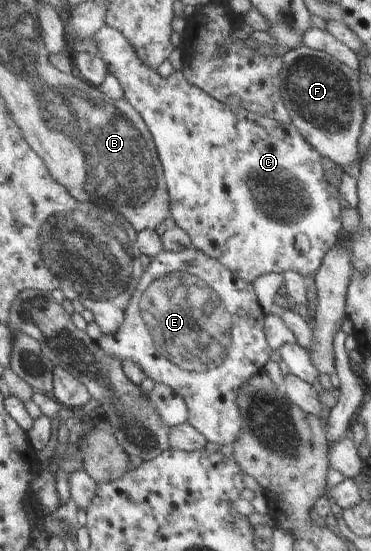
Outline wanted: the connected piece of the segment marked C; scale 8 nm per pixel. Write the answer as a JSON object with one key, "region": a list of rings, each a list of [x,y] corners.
{"region":[[[106,25],[95,37],[109,74],[119,79],[125,100],[143,116],[162,164],[170,195],[169,216],[176,227],[187,234],[191,246],[219,261],[227,271],[249,285],[263,274],[292,271],[303,278],[313,275],[323,256],[337,243],[342,209],[337,187],[323,175],[325,166],[319,161],[319,153],[299,131],[290,123],[277,123],[246,109],[231,109],[190,84],[181,70],[165,79],[160,77],[156,70],[143,65],[122,31]]]}

